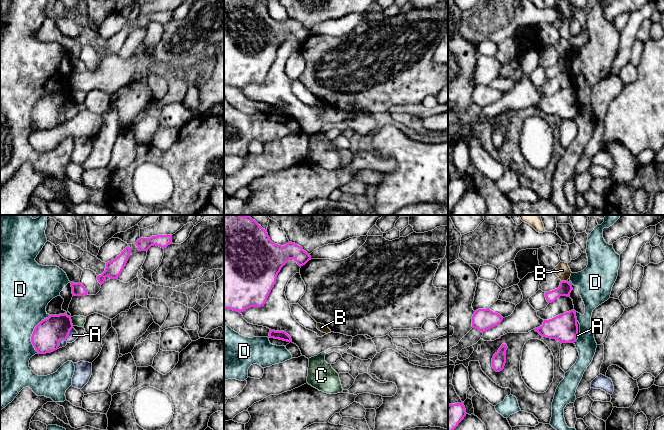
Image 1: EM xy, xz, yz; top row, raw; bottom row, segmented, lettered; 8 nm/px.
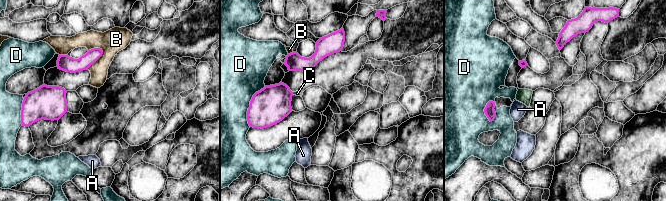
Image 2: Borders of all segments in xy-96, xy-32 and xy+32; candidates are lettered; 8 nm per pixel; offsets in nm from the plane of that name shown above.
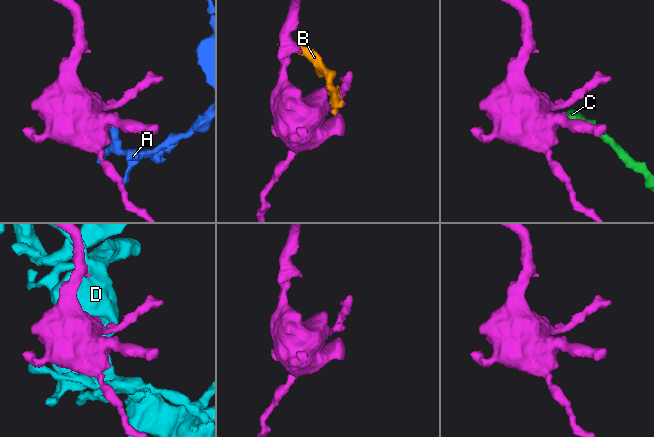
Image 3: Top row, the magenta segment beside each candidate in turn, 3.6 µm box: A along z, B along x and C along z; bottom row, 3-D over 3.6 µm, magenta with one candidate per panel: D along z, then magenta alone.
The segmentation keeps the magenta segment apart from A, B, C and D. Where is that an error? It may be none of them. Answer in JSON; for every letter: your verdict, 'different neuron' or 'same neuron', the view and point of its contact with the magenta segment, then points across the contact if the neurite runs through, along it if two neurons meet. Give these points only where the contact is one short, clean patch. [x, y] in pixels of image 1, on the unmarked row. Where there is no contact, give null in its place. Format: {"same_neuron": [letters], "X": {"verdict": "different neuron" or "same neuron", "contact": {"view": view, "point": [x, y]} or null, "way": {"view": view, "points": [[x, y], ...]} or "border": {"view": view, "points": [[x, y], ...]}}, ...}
{"same_neuron": [], "A": {"verdict": "different neuron", "contact": {"view": "xy", "point": [68, 110]}}, "B": {"verdict": "different neuron", "contact": {"view": "yz", "point": [564, 57]}}, "C": {"verdict": "different neuron", "contact": {"view": "xy", "point": [71, 97]}, "border": {"view": "xy", "points": [[70, 93], [73, 101]]}}, "D": {"verdict": "different neuron", "contact": {"view": "xy", "point": [33, 108]}}}

